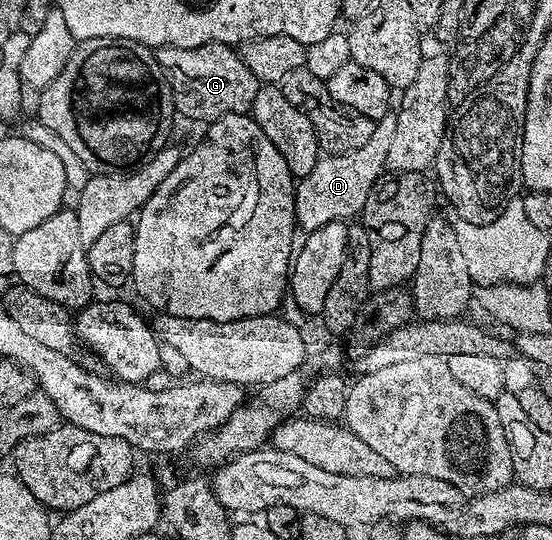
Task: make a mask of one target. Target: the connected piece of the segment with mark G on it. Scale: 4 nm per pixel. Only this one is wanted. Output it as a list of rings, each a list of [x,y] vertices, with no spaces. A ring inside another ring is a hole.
[[[210,41],[192,49],[160,45],[155,49],[155,58],[167,77],[180,118],[210,123],[230,113],[247,113],[261,87],[253,71],[245,67],[242,52],[220,41]]]

